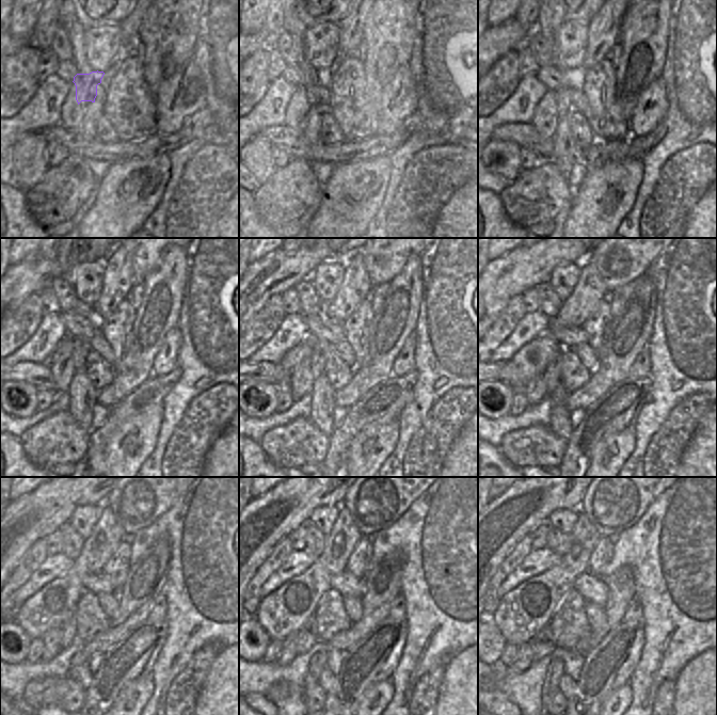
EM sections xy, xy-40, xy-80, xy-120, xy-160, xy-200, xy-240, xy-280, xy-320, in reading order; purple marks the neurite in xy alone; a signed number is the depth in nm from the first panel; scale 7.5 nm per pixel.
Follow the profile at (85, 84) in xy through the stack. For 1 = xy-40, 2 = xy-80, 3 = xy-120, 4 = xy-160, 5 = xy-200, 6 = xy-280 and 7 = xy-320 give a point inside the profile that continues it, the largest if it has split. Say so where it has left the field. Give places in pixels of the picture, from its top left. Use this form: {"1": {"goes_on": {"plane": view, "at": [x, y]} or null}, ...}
{"1": {"goes_on": {"plane": "xy-40", "at": [328, 90]}}, "2": {"goes_on": {"plane": "xy-80", "at": [571, 97]}}, "3": {"goes_on": {"plane": "xy-120", "at": [98, 343]}}, "4": {"goes_on": {"plane": "xy-160", "at": [343, 349]}}, "5": {"goes_on": {"plane": "xy-200", "at": [589, 356]}}, "6": {"goes_on": {"plane": "xy-280", "at": [352, 604]}}, "7": {"goes_on": {"plane": "xy-320", "at": [596, 616]}}}

